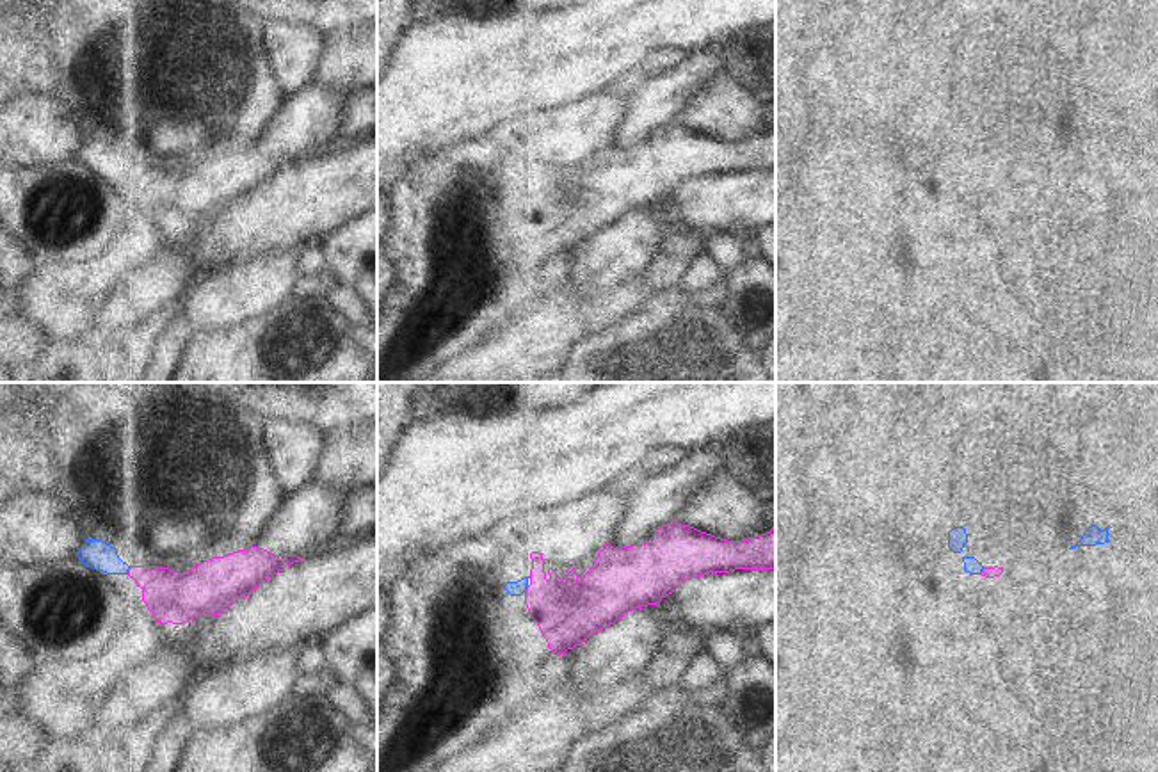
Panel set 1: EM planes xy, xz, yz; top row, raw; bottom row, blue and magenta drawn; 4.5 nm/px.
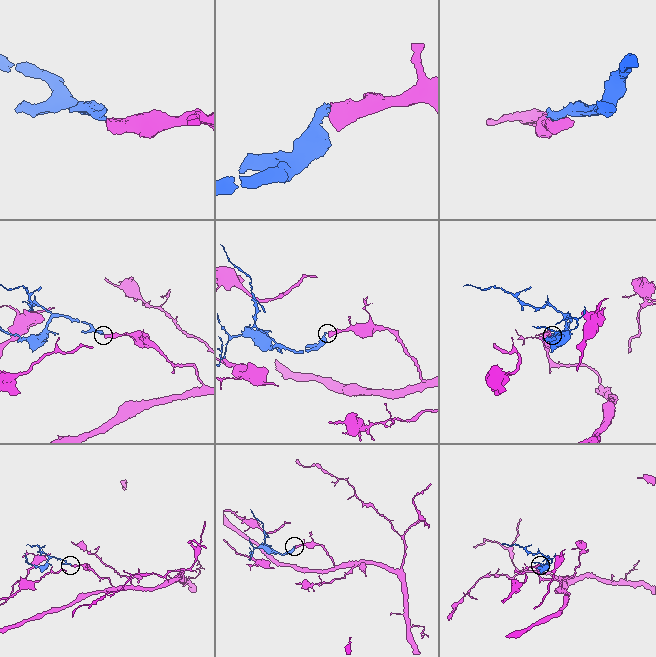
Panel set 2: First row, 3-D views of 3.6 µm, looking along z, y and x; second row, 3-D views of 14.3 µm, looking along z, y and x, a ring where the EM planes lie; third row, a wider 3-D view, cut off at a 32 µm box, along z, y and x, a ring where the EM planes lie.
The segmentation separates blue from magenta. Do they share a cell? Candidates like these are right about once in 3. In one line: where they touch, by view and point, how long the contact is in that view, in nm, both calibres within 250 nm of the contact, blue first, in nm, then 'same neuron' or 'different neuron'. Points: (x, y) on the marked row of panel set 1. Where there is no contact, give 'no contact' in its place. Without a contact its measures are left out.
xy (128, 568) | 40 nm | 140/240 nm | same neuron

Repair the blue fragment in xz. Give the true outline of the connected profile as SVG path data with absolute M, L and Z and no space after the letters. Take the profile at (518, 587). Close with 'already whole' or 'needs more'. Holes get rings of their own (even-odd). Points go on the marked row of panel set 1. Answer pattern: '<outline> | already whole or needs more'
M671 521L642 544L614 548L605 543L582 580L573 566L567 566L566 578L560 578L551 567L546 571L539 551L532 551L530 559L530 575L518 582L507 582L503 589L511 596L525 596L528 615L537 623L548 647L564 655L624 614L660 603L685 580L735 569L776 569L776 527L756 537L728 541Z | needs more

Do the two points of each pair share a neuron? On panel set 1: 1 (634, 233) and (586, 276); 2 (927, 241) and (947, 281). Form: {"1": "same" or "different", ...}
{"1": "same", "2": "same"}

